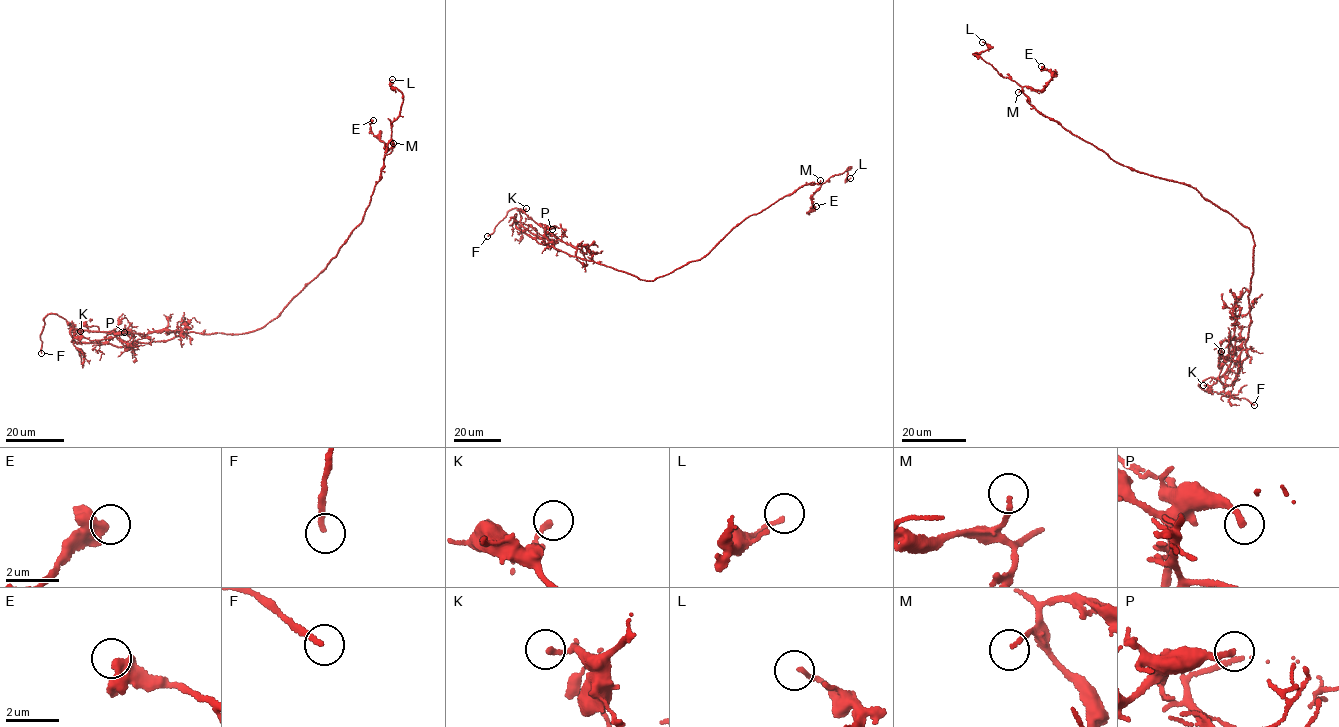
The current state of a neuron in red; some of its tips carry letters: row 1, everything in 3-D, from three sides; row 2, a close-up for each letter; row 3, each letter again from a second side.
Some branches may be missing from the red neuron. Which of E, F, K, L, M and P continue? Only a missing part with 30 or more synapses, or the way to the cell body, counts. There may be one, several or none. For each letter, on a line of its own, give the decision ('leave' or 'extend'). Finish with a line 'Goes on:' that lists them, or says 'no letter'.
E: leave
F: extend
K: leave
L: leave
M: leave
P: extend
Goes on: F, P

